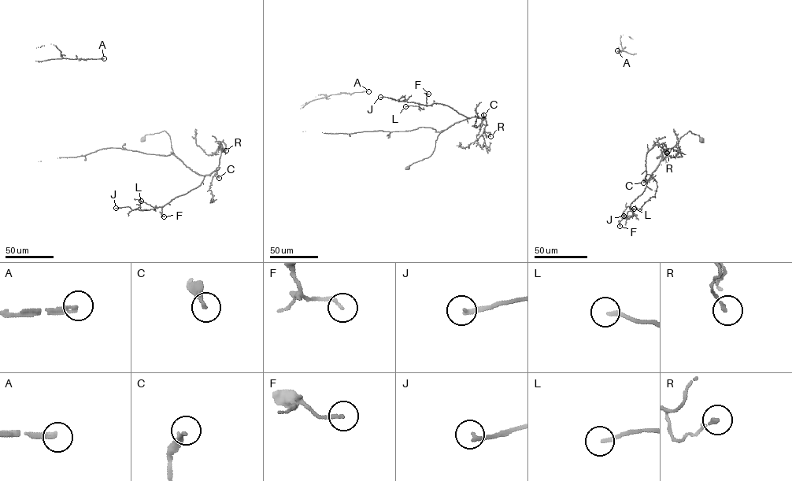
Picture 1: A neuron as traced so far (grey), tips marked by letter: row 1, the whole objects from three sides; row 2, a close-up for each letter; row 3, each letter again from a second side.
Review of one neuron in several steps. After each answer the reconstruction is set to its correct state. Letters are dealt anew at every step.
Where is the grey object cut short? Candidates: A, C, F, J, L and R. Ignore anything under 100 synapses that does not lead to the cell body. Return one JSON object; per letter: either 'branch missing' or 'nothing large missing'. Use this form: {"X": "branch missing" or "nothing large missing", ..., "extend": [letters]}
{"A": "branch missing", "C": "nothing large missing", "F": "nothing large missing", "J": "nothing large missing", "L": "nothing large missing", "R": "nothing large missing", "extend": ["A"]}

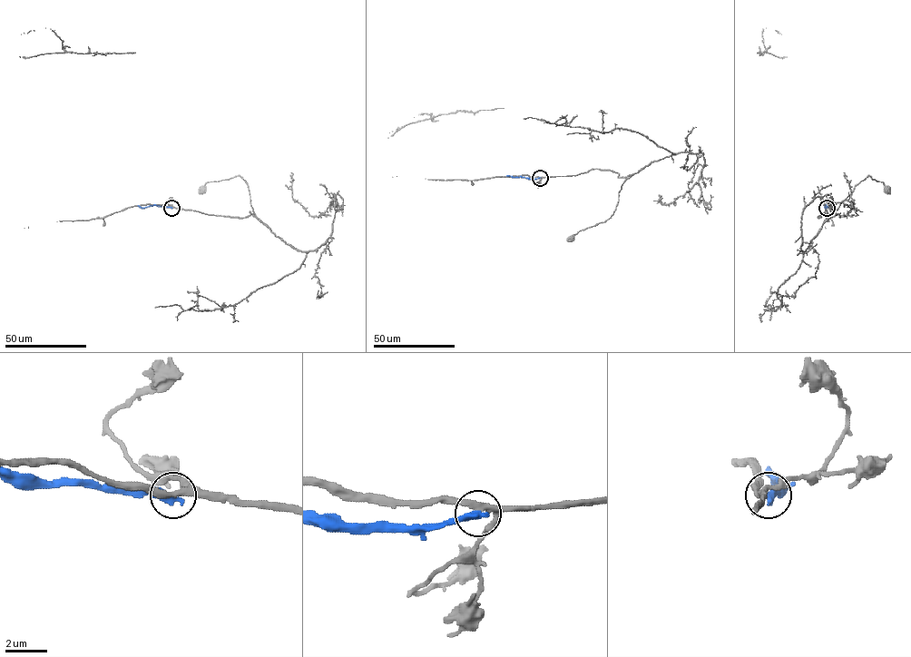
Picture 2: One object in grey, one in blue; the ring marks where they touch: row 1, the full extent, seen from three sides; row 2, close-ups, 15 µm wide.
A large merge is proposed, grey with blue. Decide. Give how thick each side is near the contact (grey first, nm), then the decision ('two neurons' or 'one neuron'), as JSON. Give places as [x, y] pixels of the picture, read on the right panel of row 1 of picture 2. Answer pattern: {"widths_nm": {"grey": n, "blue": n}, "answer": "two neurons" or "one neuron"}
{"widths_nm": {"grey": 240, "blue": 400}, "answer": "two neurons"}

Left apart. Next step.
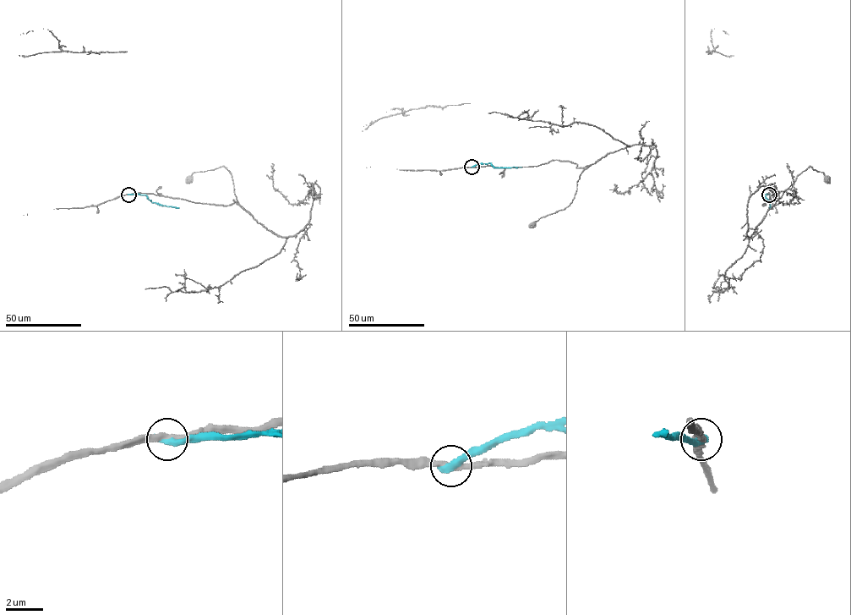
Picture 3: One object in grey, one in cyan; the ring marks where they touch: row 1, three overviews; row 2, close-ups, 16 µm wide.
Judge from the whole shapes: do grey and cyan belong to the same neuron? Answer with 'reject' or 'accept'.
reject

